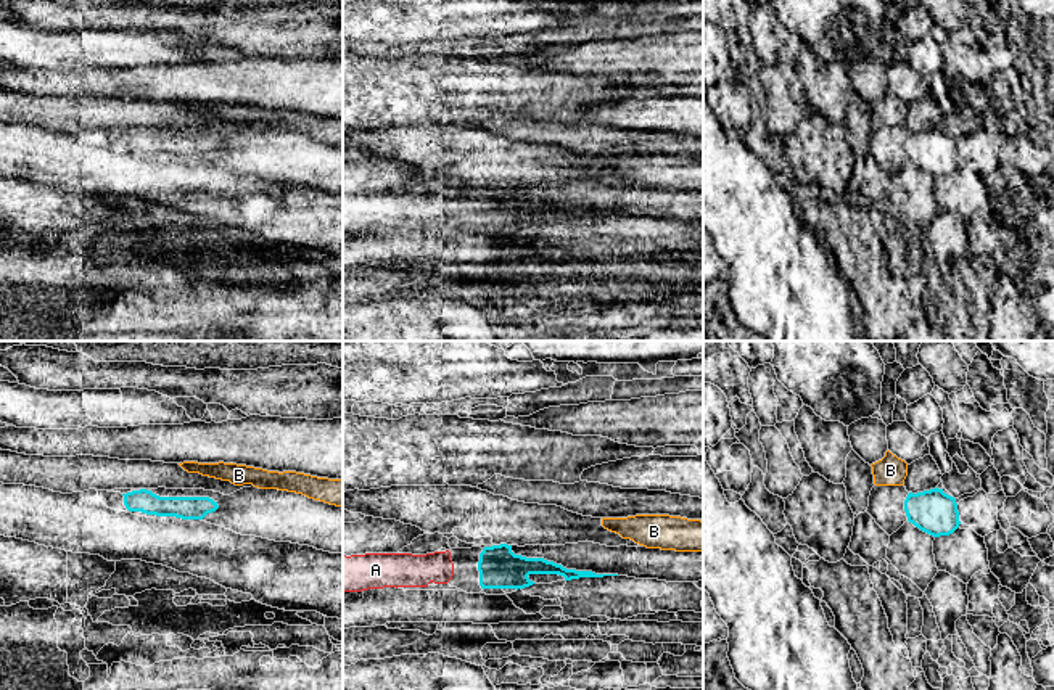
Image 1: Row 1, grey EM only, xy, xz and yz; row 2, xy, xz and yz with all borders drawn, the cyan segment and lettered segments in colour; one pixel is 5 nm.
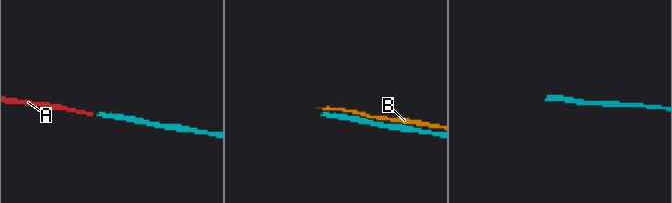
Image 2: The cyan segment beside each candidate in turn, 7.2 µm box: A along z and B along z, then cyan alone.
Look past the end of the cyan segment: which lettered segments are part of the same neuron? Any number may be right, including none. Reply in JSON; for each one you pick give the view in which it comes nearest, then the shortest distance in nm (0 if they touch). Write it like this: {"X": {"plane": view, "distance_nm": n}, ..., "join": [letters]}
{"A": {"plane": "xz", "distance_nm": 130}, "join": ["A"]}

